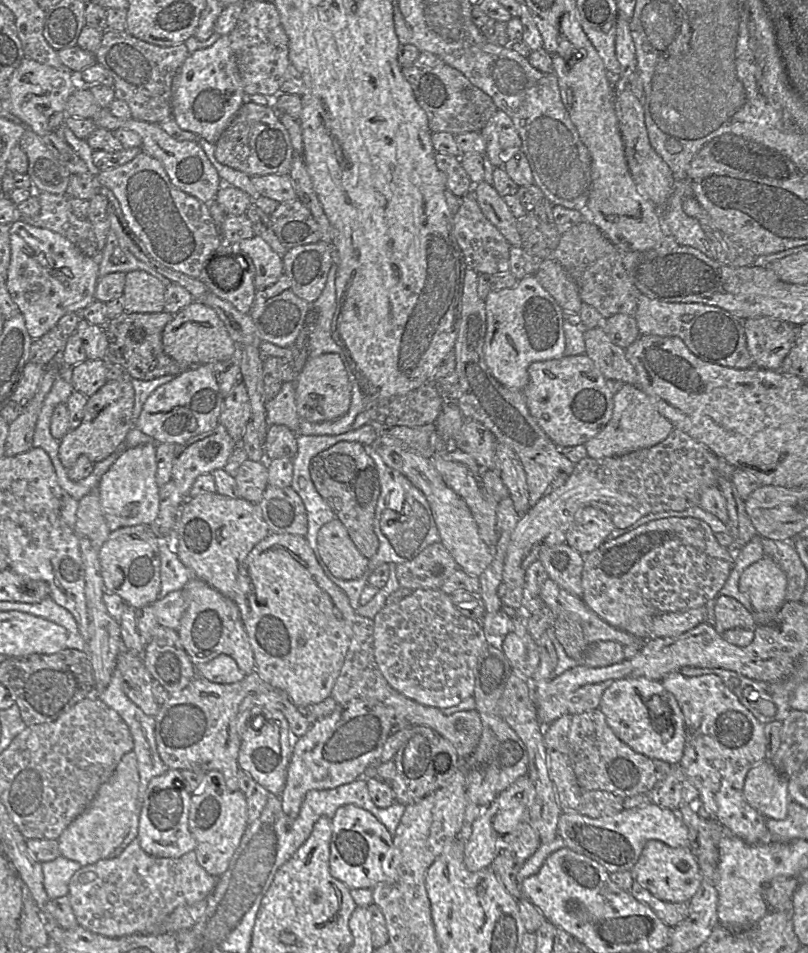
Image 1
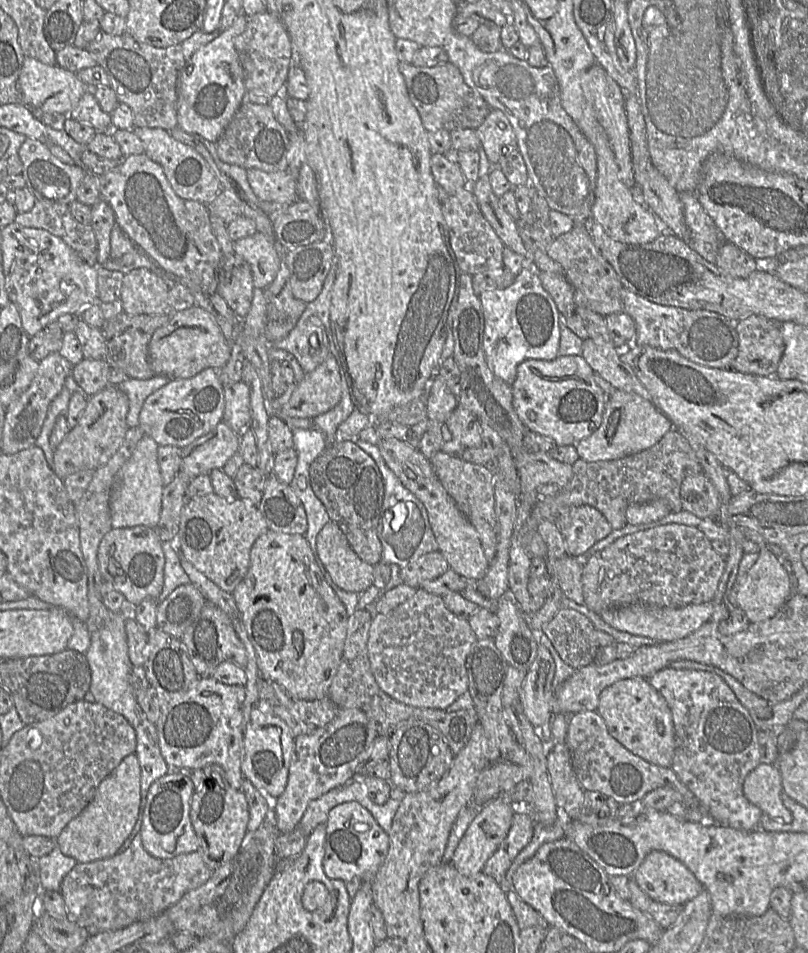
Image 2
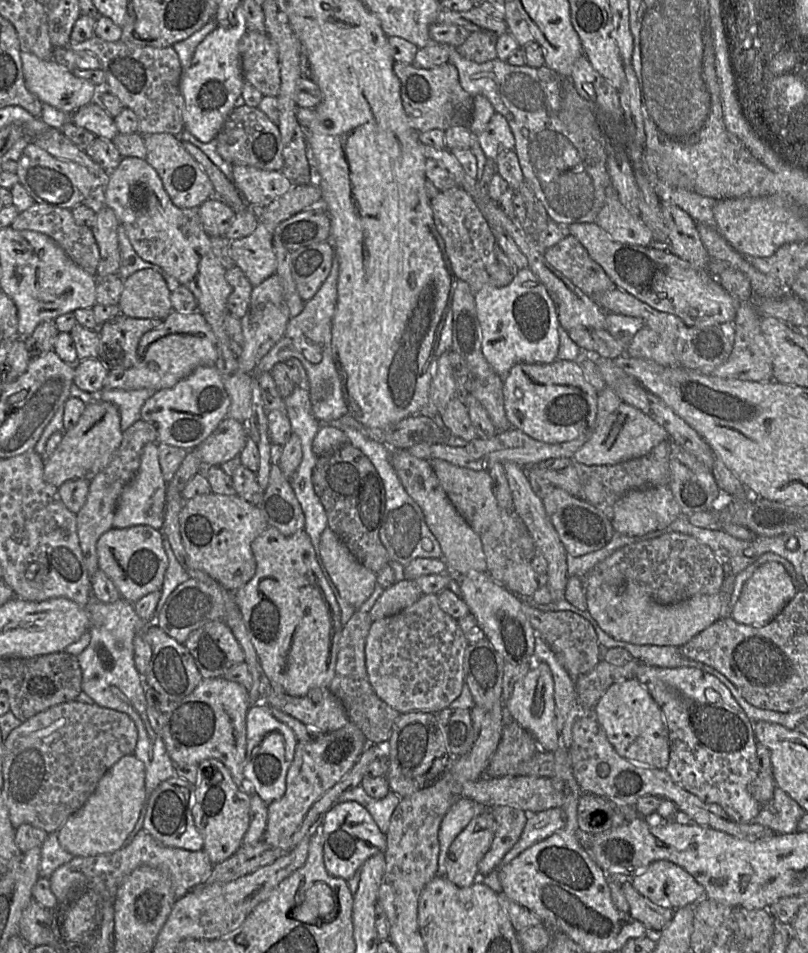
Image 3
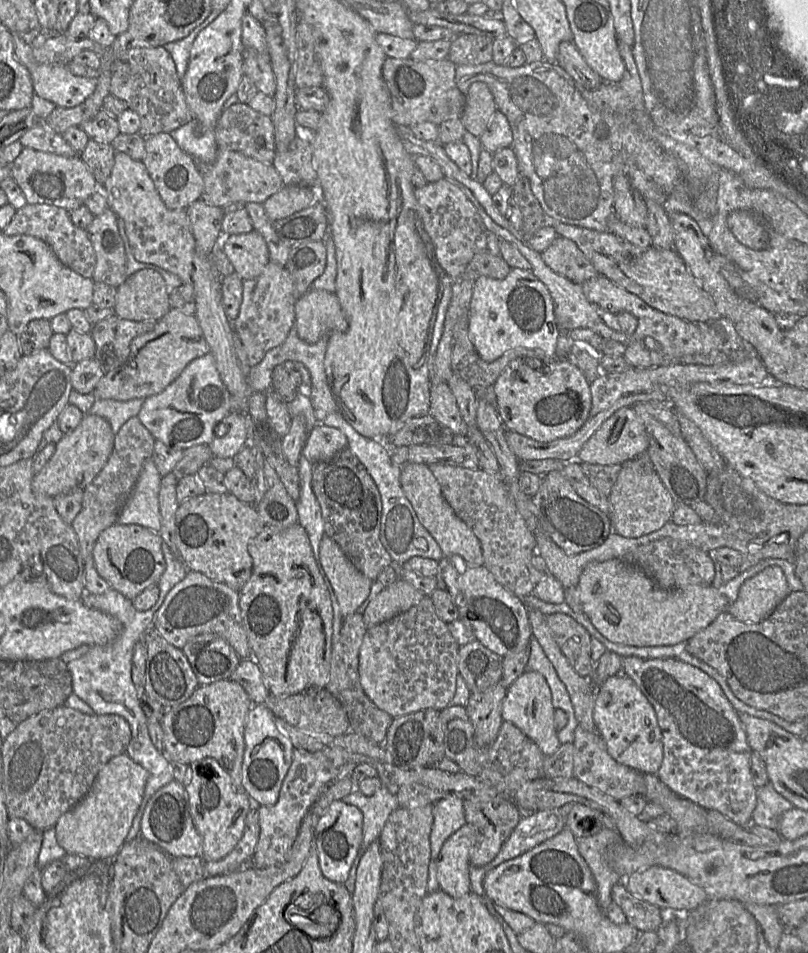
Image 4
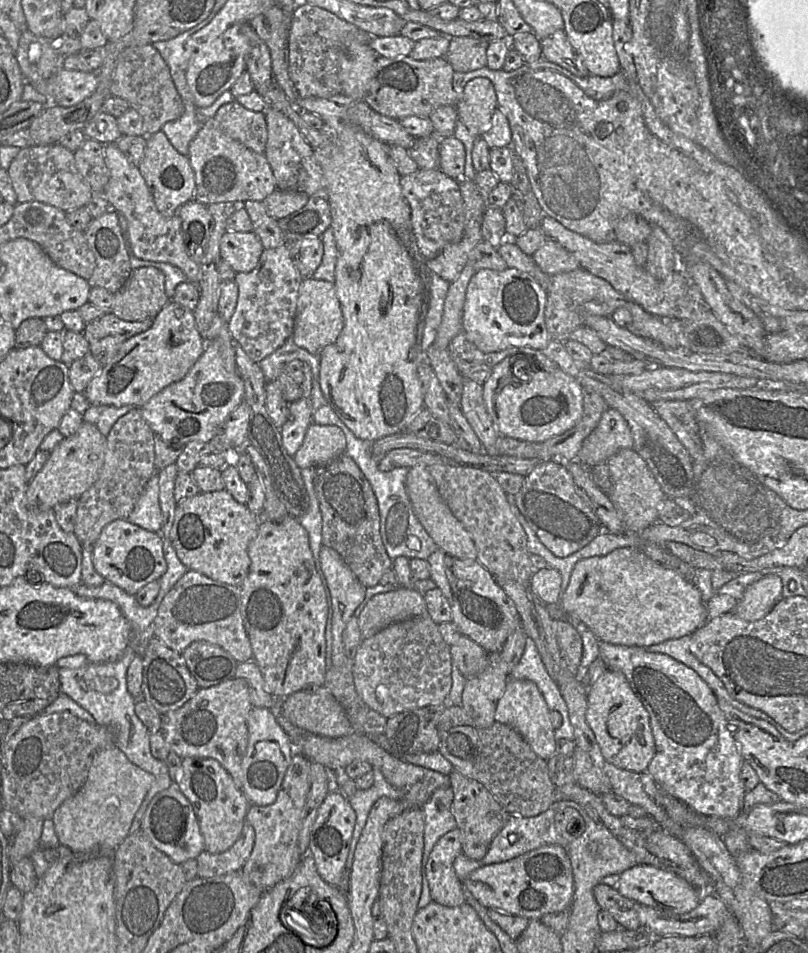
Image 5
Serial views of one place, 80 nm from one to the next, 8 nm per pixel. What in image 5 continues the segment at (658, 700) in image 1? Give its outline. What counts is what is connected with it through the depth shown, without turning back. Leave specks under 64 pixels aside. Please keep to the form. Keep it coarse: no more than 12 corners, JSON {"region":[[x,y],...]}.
{"region":[[626,677],[587,686],[586,722],[604,759],[642,773],[650,717]]}

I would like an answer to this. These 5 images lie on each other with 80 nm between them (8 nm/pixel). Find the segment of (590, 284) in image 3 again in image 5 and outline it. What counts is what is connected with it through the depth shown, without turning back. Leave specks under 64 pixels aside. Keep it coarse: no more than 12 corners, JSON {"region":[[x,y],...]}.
{"region":[[547,239],[531,257],[549,276],[580,268],[574,255]]}

